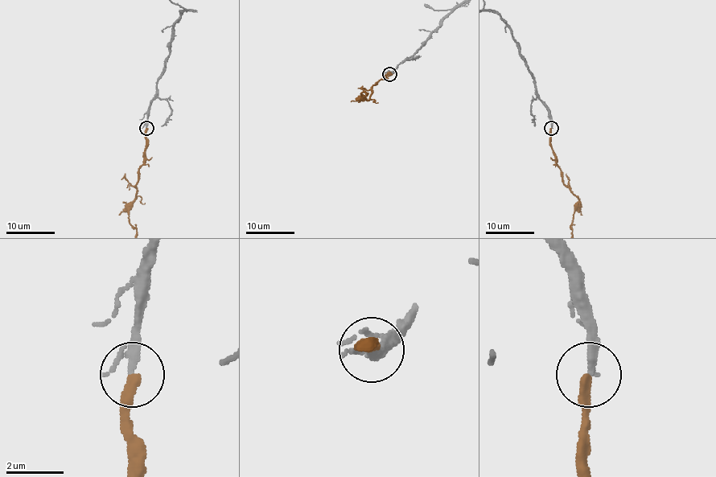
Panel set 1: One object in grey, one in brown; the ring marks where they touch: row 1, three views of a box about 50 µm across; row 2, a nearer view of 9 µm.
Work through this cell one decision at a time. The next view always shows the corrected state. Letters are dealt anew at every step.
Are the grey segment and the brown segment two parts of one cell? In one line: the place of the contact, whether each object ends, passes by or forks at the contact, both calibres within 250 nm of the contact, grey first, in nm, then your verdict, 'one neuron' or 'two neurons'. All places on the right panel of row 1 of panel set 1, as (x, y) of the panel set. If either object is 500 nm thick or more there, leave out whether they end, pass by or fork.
(551, 128) | grey passes by | brown ends | 200/320 nm | one neuron

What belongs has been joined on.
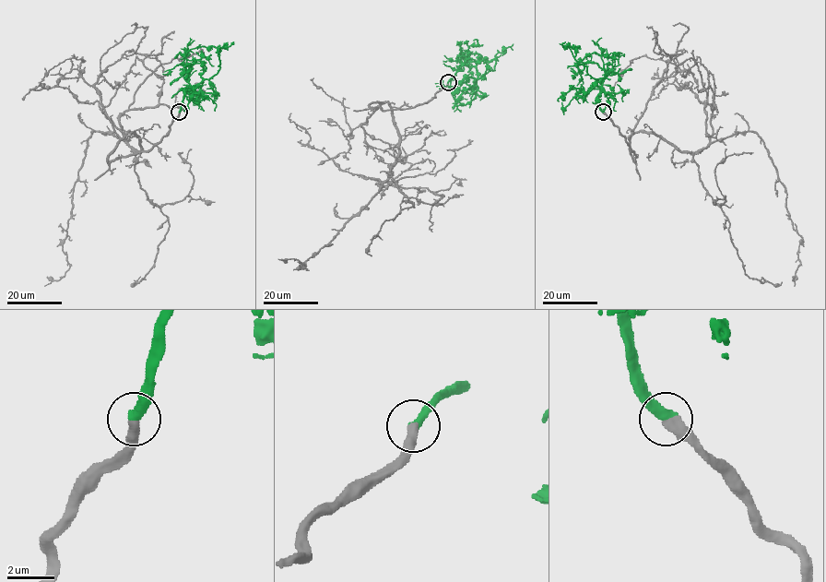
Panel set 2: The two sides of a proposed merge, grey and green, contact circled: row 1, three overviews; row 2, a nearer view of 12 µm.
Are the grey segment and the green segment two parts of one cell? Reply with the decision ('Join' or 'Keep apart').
Join

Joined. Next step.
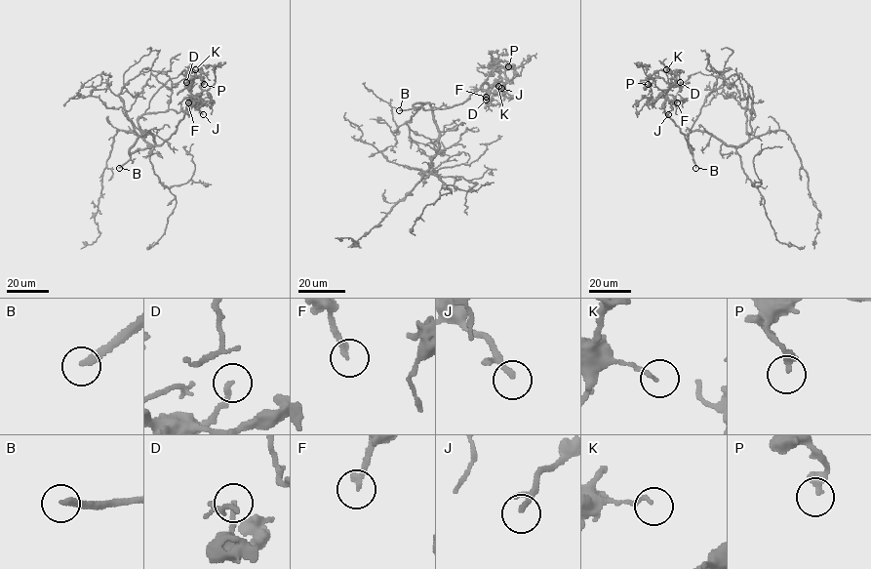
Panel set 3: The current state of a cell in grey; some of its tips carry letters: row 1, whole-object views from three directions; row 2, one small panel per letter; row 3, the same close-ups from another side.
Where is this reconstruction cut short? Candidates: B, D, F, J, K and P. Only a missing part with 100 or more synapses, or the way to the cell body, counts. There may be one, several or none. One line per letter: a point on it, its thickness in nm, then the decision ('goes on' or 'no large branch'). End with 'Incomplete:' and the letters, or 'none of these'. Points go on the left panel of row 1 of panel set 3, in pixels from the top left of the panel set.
B: place (119, 168); calibre 240 nm; goes on
D: place (186, 82); calibre 180 nm; no large branch
F: place (188, 102); calibre 200 nm; no large branch
J: place (203, 114); calibre 150 nm; no large branch
K: place (195, 69); calibre 120 nm; no large branch
P: place (204, 84); calibre 360 nm; no large branch
Incomplete: B

